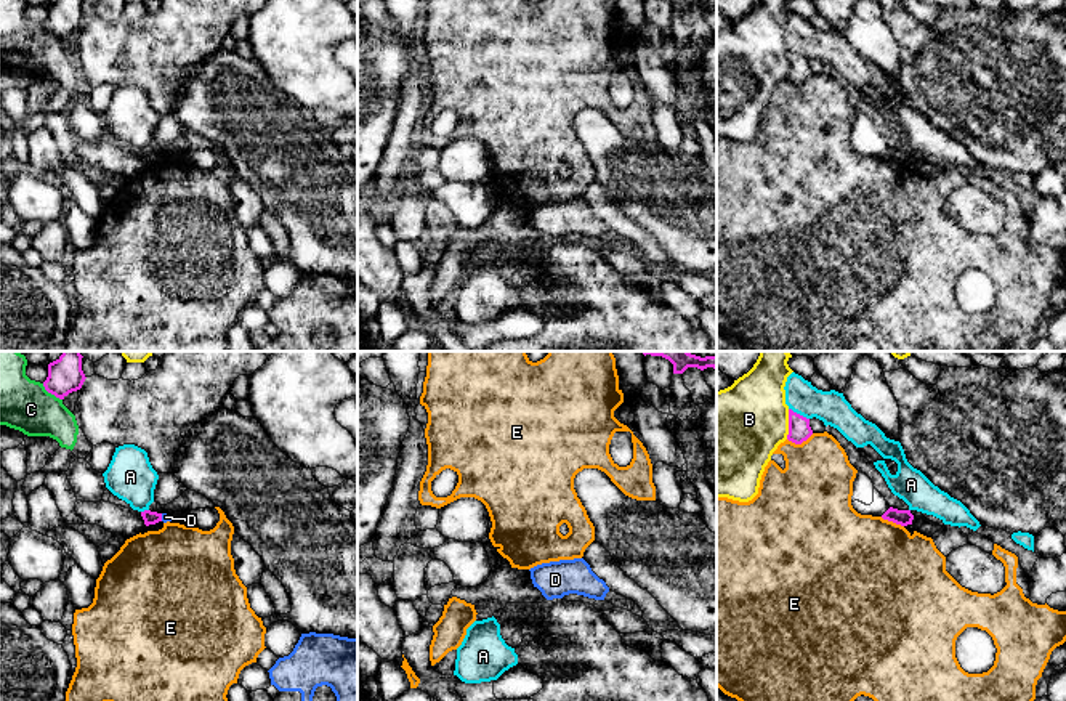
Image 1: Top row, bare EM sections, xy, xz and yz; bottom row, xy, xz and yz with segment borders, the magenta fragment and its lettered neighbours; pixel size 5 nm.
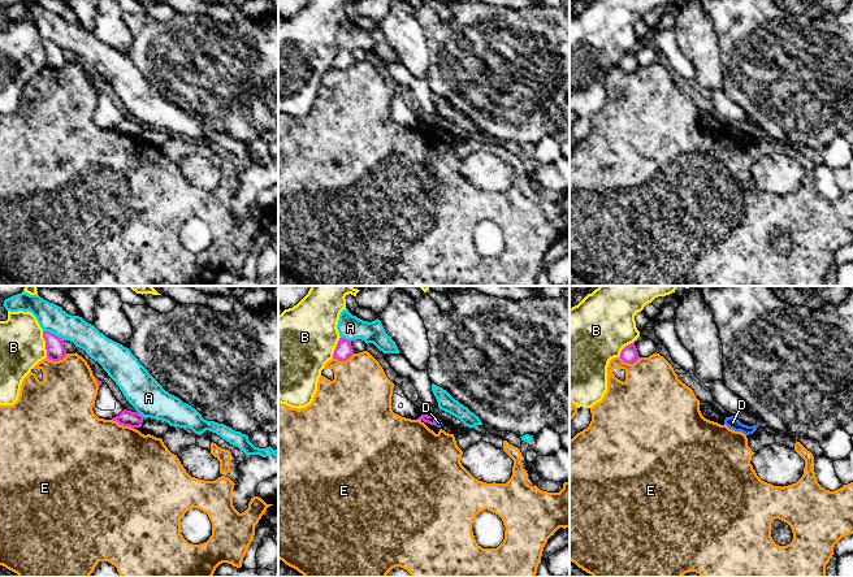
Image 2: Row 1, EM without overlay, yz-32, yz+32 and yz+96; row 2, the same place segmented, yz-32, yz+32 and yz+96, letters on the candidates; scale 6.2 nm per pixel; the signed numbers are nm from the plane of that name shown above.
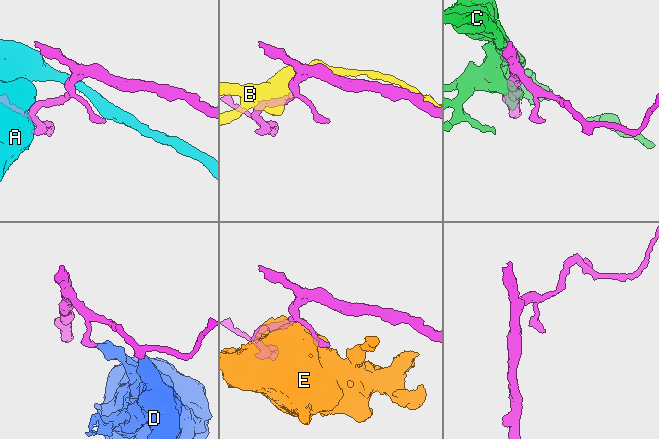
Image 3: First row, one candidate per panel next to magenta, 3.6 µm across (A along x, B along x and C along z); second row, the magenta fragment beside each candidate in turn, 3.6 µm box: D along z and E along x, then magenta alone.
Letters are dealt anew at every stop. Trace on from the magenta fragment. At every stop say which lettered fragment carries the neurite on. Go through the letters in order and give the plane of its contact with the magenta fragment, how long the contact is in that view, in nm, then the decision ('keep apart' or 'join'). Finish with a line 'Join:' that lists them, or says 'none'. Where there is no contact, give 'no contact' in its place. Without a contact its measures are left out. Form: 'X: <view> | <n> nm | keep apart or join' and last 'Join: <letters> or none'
A: yz | 120 nm | keep apart
B: yz | 150 nm | keep apart
C: xy | 130 nm | keep apart
D: xy | 40 nm | keep apart
E: yz | 140 nm | keep apart
Join: none

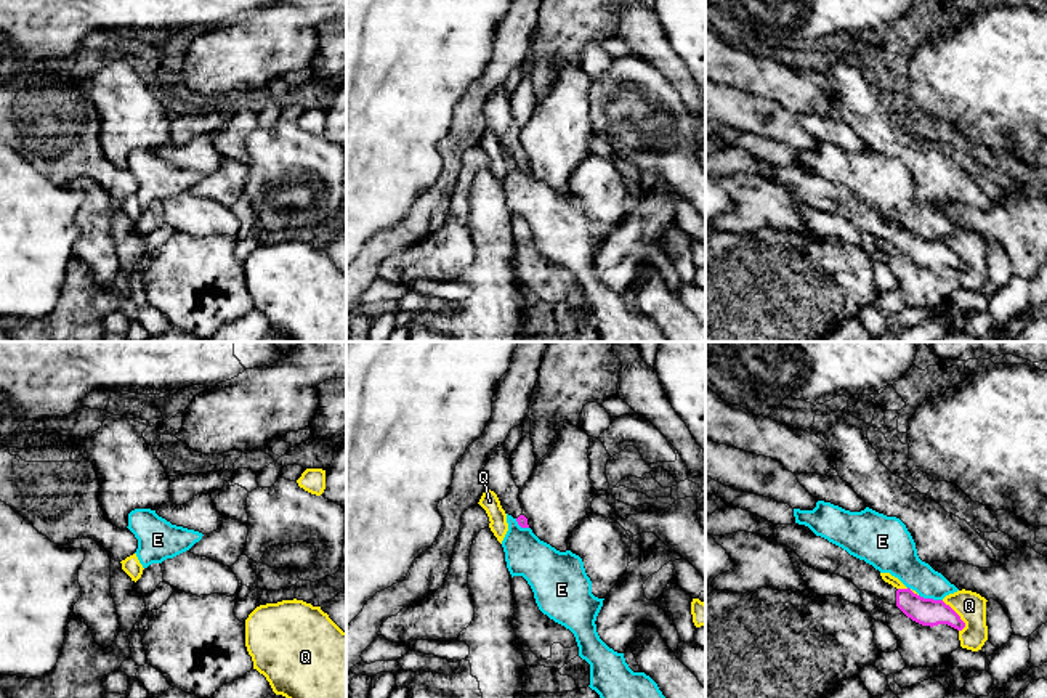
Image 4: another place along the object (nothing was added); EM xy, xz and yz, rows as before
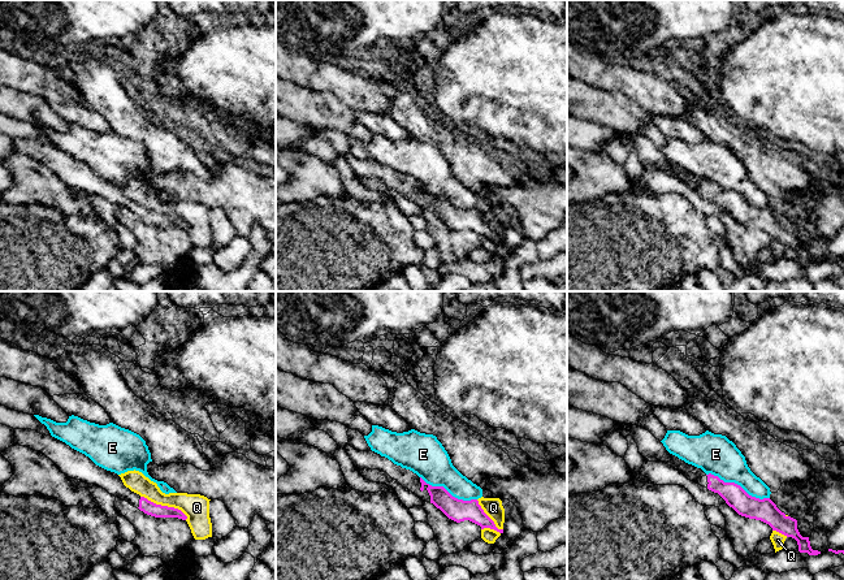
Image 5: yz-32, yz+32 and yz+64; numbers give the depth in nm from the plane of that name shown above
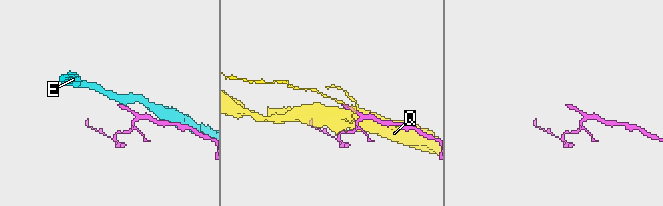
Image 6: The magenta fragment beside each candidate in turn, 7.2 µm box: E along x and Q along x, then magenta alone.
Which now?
E: yz | 120 nm | keep apart
Q: yz | 190 nm | keep apart
Join: none

